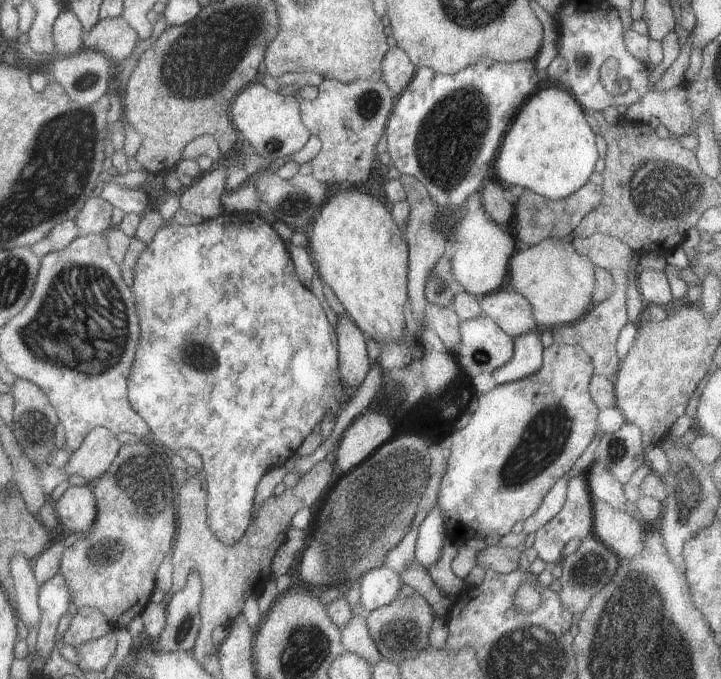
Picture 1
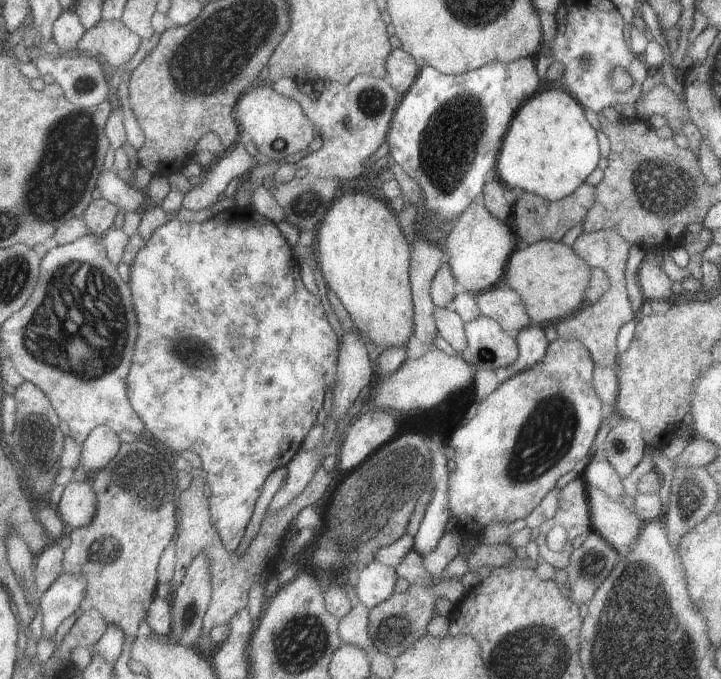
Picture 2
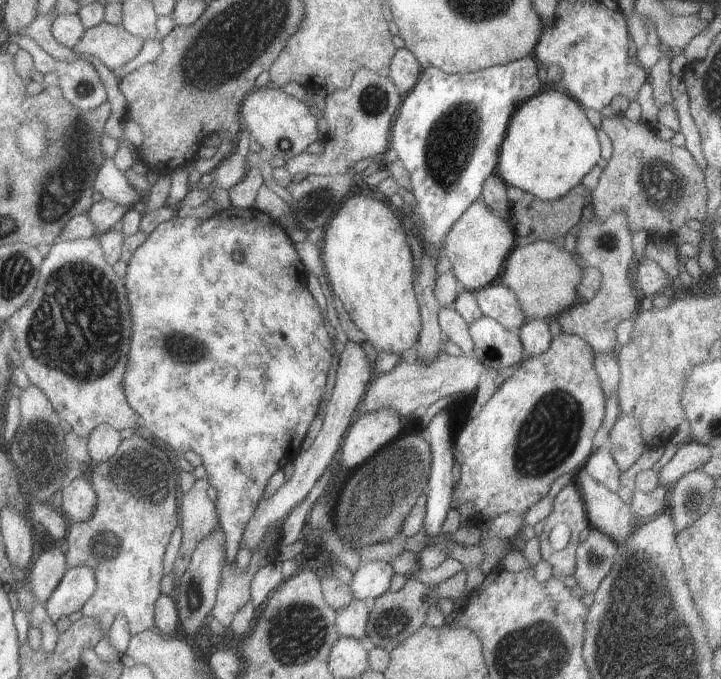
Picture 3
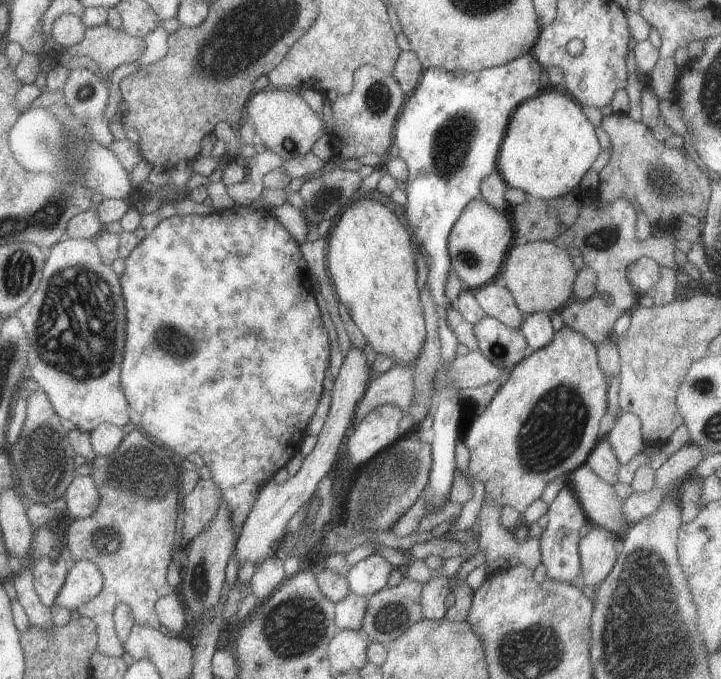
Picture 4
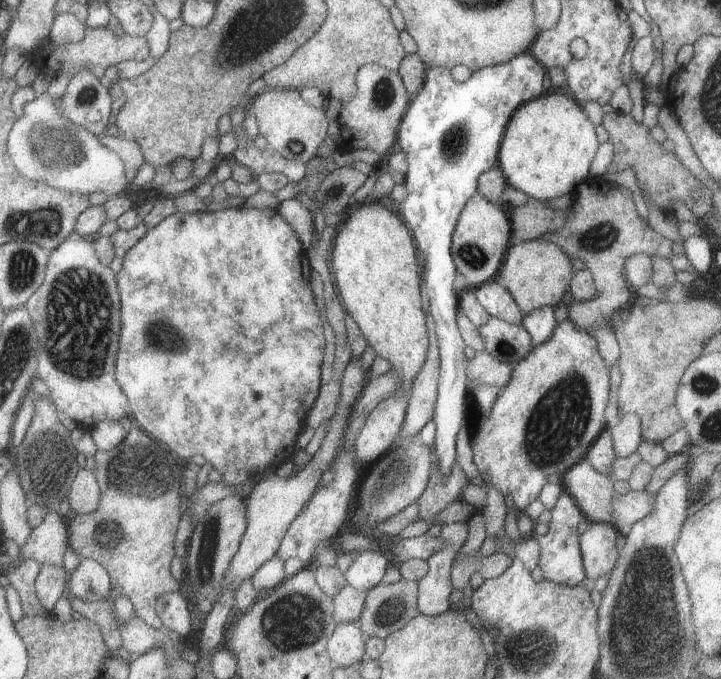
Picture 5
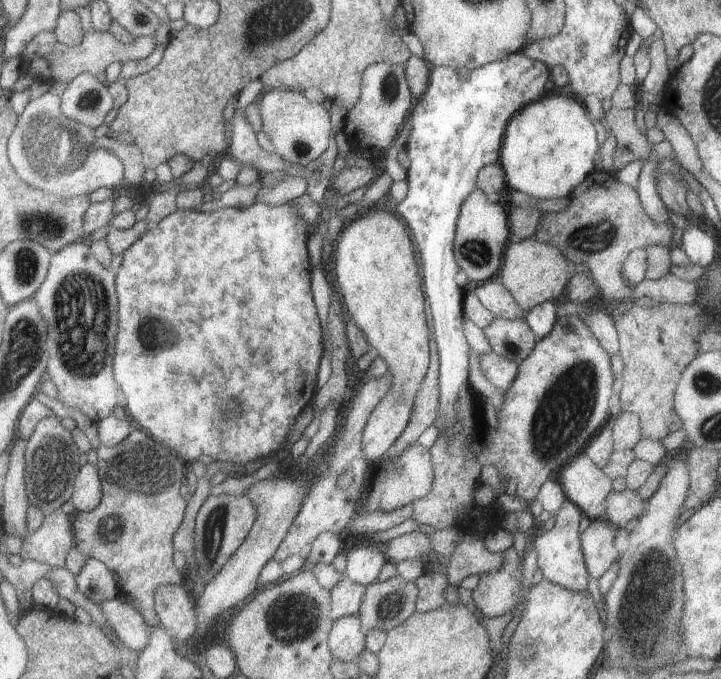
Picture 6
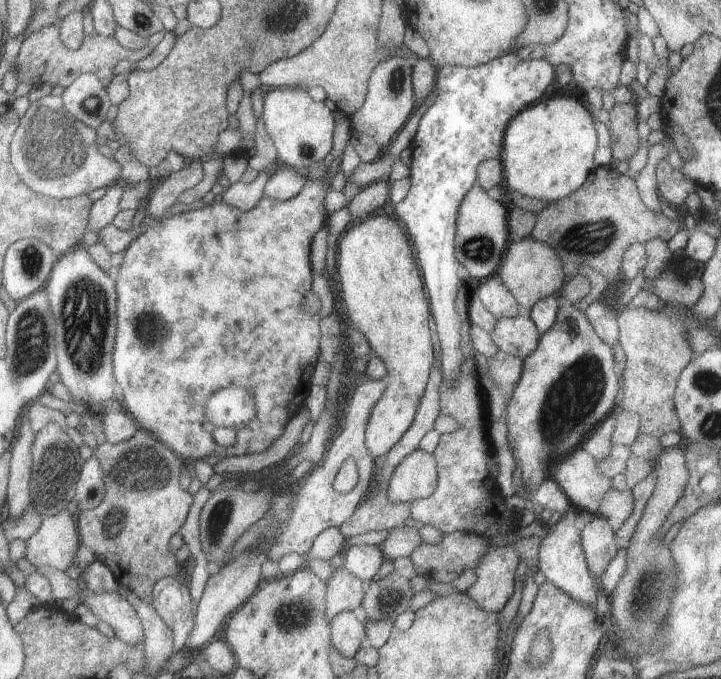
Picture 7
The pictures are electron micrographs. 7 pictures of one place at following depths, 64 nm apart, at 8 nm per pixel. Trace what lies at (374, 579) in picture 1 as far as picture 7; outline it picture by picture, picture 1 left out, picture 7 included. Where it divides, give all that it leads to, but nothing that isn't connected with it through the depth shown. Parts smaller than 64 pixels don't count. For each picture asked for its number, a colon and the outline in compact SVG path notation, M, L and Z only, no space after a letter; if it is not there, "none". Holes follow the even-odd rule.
2: M375 558L359 568L359 578L355 584L355 594L359 604L365 604L369 610L379 602L387 600L395 592L397 572L391 566L377 562Z
3: M369 560L361 562L353 572L353 580L349 584L355 600L375 600L389 590L389 580L393 578L393 568L389 562Z
4: M371 554L345 572L349 590L359 596L373 596L375 592L385 588L385 580L391 570L393 566L385 558Z
5: M371 550L357 552L357 558L353 554L353 564L345 572L345 580L353 588L361 592L369 592L373 586L381 584L379 580L389 564L391 564L389 558L381 552L371 552Z
6: M369 544L369 546L355 546L349 552L345 552L345 570L343 574L353 580L359 582L363 586L369 586L371 582L377 580L379 570L385 564L385 554L383 548L379 548L377 544Z
7: M367 544L349 546L341 556L343 556L345 568L349 572L353 572L355 576L359 576L361 580L367 580L367 582L375 576L375 572L385 562L381 546L375 546L375 544L371 544L371 546L367 546Z

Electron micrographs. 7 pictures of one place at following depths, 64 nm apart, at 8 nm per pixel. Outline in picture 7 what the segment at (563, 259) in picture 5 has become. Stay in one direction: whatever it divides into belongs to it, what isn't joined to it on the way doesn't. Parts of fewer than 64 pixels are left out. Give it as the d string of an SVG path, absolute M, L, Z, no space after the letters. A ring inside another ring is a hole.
M523 238L523 240L509 242L507 252L503 254L503 262L501 262L499 270L495 272L495 278L511 292L515 302L527 314L541 298L555 296L555 294L559 296L561 288L567 284L563 264L555 256L555 252L547 244L543 244L539 240L533 240L533 238Z

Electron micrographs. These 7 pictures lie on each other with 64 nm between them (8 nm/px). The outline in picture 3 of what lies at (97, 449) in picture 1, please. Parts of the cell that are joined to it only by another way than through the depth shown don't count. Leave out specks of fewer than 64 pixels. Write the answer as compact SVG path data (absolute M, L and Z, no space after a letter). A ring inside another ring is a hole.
M99 424L97 428L93 428L93 432L87 436L87 450L89 450L89 466L95 466L95 464L101 464L105 460L109 460L119 444L121 444L121 436L119 436L119 430L113 428L111 424Z

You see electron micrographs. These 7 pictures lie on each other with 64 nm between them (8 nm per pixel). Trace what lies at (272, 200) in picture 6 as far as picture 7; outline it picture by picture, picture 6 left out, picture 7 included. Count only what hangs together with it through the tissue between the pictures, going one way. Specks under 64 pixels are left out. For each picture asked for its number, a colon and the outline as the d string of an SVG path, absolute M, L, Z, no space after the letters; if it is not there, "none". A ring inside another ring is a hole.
7: M279 166L275 174L271 174L271 178L267 180L263 188L263 196L275 198L275 200L289 200L299 194L299 190L303 188L303 182L305 182L305 176L301 172Z

